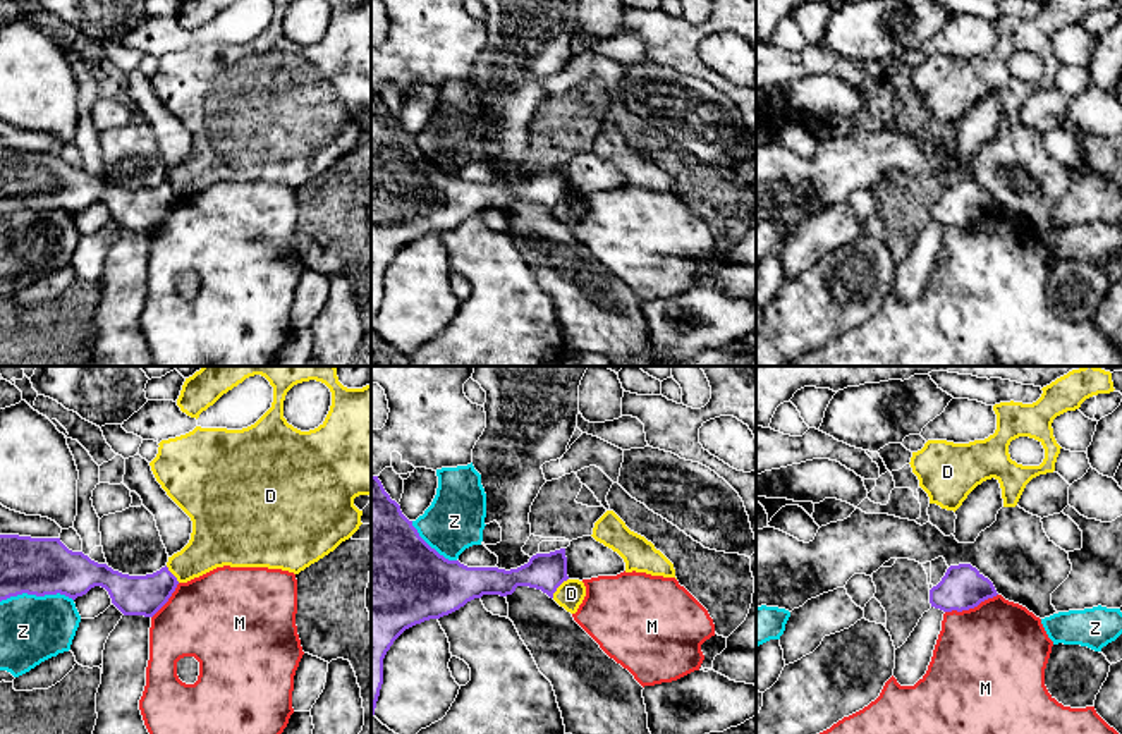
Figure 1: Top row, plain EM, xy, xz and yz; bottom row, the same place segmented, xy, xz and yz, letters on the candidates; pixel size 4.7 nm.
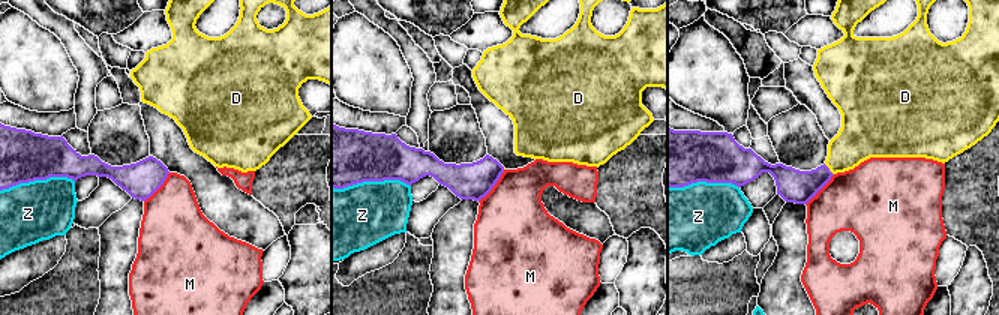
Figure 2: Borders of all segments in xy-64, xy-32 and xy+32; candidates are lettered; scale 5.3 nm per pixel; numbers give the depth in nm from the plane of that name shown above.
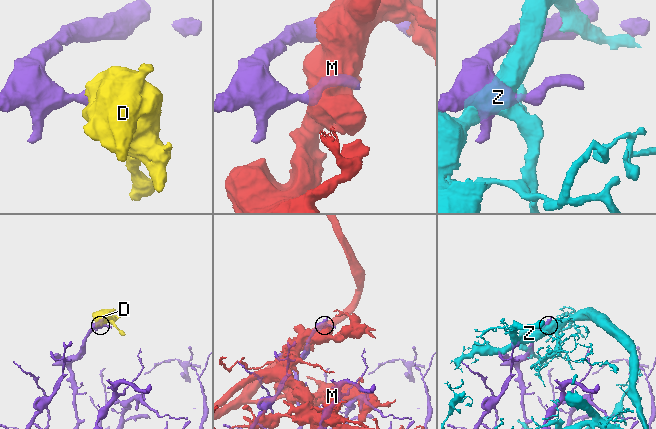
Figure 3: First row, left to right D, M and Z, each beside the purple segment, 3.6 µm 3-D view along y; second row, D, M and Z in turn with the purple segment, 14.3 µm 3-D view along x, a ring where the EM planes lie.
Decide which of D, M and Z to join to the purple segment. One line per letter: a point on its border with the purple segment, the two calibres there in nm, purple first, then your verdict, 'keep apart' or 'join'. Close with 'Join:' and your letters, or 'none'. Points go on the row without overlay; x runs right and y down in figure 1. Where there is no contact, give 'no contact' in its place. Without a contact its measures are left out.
D: contact xz (557, 201); calibres 180 and 130 nm; keep apart
M: contact yz (971, 222); calibres 200 and 500 nm; keep apart
Z: contact xy (36, 210); calibres 280 and 300 nm; keep apart
Join: none

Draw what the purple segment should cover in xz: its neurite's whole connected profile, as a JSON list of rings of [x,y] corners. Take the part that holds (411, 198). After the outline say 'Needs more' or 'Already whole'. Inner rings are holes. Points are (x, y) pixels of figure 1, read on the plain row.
[[[371,89],[371,330],[383,299],[383,273],[406,244],[448,230],[483,210],[512,210],[517,201],[536,203],[553,213],[567,194],[565,163],[536,168],[527,179],[510,186],[467,182],[459,175],[445,174],[419,151],[378,91]]]. Already whole

